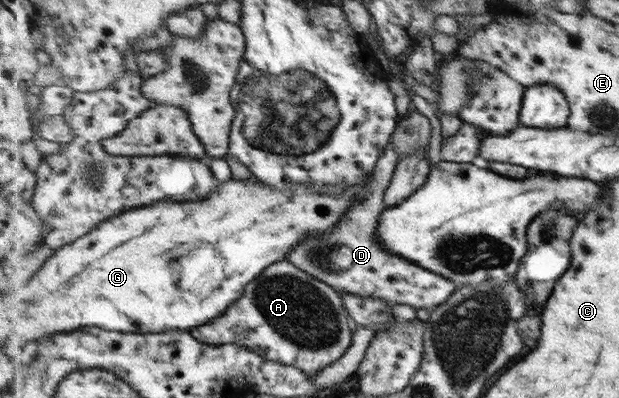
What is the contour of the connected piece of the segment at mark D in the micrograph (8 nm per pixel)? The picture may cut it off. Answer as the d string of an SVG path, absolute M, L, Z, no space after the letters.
M392 139L387 150L376 164L369 185L360 192L358 200L347 211L341 222L330 231L320 235L311 235L293 249L286 260L296 267L309 272L324 283L329 283L340 292L358 294L364 297L376 296L394 304L408 304L414 308L433 309L446 303L457 290L451 279L430 271L428 268L412 263L383 247L379 243L379 219L388 208L386 191L396 171L400 155Z

